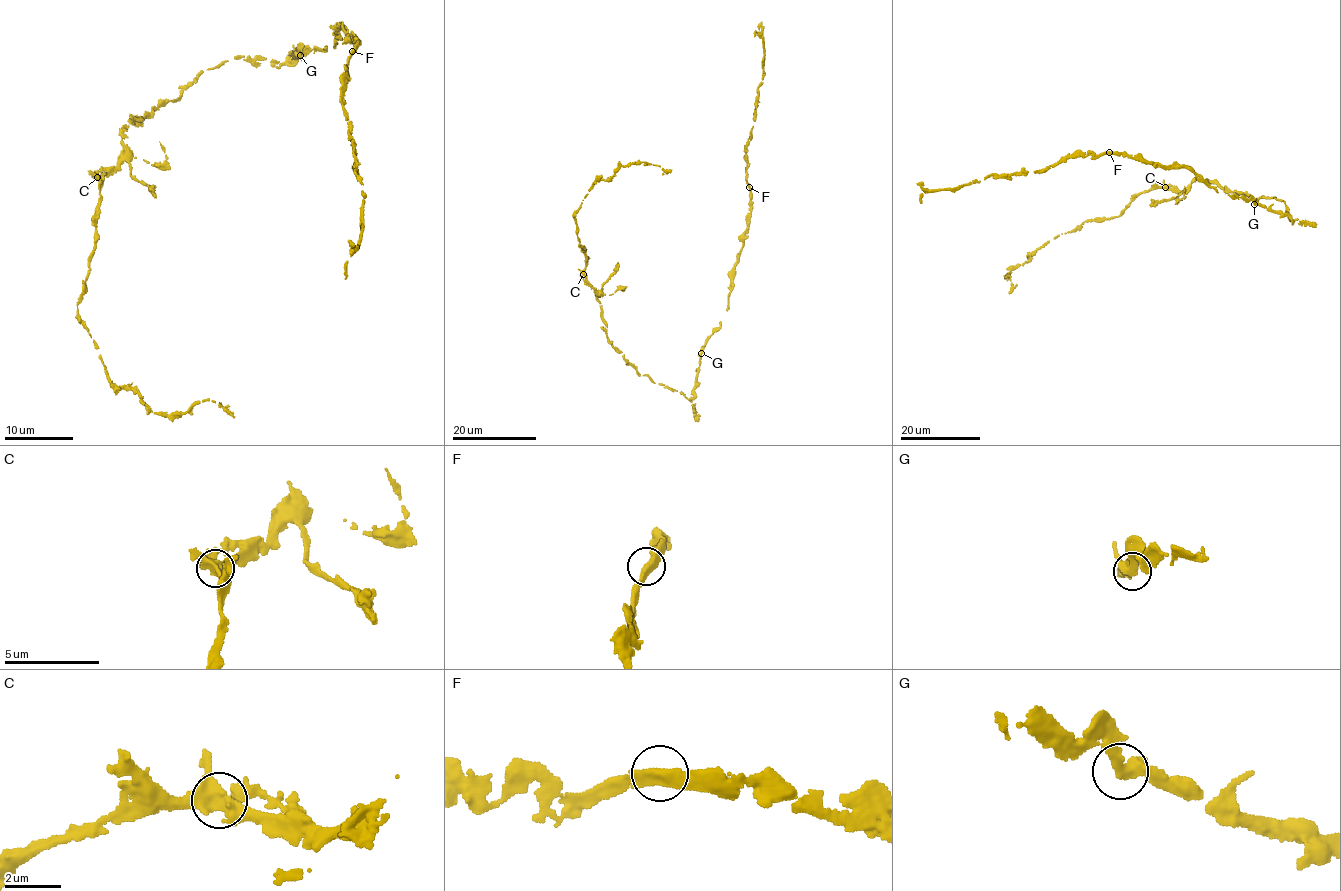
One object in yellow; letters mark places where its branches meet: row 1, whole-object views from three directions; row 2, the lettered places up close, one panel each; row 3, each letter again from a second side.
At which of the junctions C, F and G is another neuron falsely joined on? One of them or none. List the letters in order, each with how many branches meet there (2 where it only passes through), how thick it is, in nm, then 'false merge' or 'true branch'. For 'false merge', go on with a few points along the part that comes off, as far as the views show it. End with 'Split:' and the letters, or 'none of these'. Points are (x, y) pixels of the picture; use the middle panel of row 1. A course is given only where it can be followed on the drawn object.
C: 3 branches meet; 400 nm thick; true branch
F: 2 branches meet; 420 nm thick; true branch
G: 2 branches meet; 400 nm thick; true branch
Split: none of these

